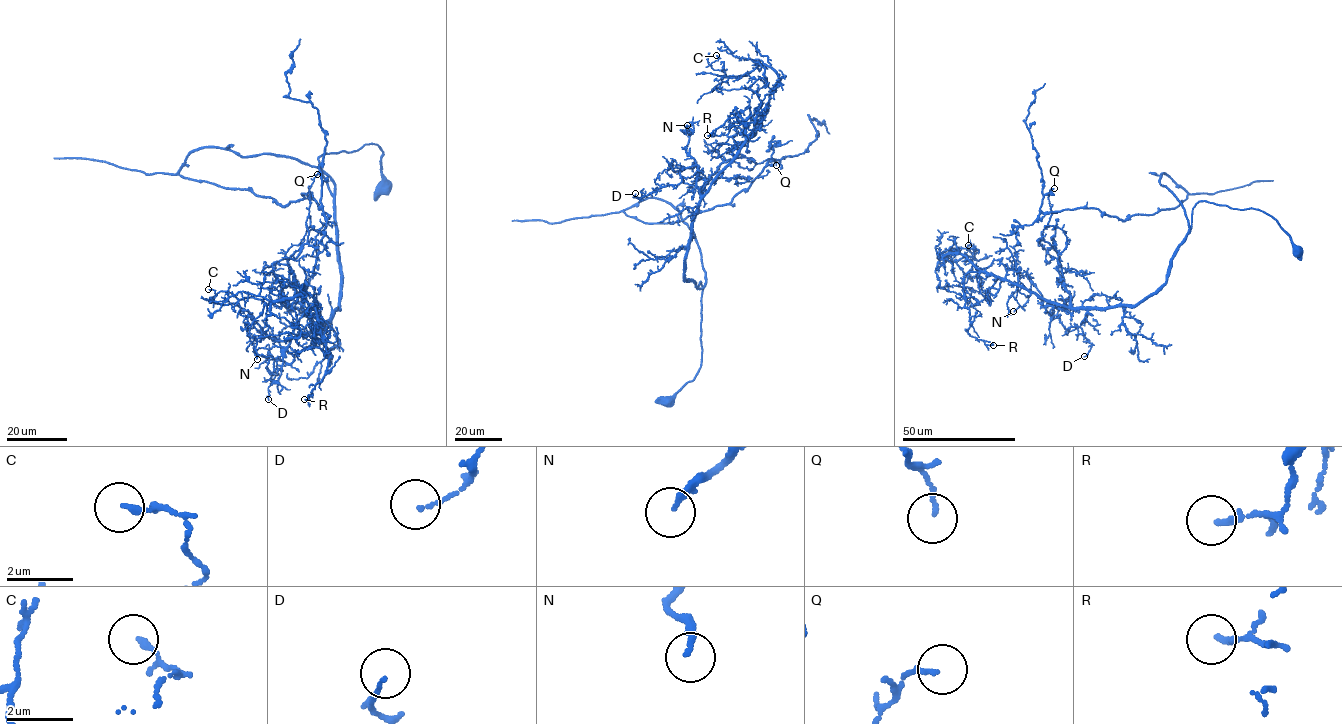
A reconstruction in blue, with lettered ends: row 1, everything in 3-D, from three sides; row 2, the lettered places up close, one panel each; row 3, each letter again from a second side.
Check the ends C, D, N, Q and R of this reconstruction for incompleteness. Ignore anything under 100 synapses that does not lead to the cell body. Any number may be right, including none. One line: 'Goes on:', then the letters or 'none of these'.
Goes on: none of these

